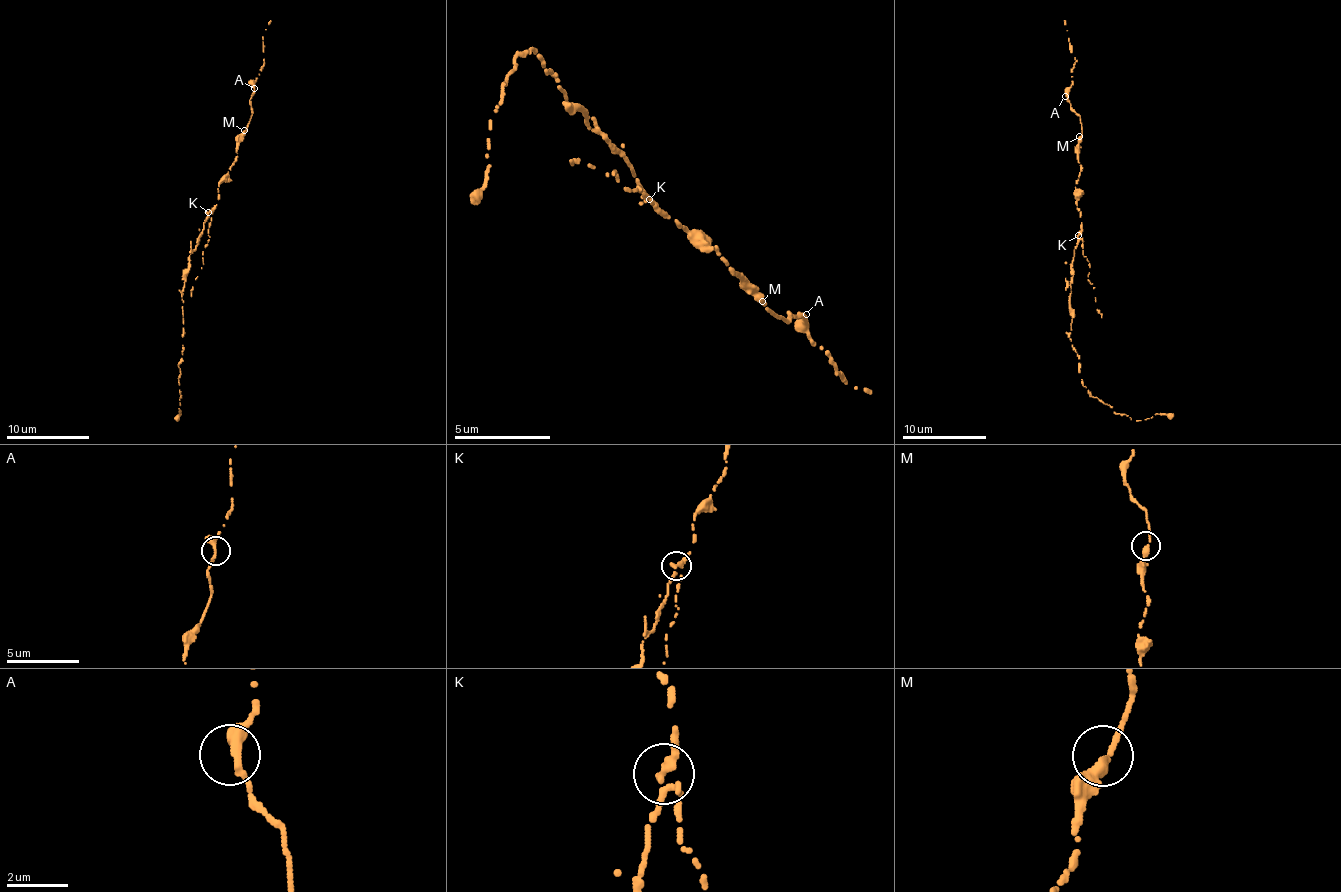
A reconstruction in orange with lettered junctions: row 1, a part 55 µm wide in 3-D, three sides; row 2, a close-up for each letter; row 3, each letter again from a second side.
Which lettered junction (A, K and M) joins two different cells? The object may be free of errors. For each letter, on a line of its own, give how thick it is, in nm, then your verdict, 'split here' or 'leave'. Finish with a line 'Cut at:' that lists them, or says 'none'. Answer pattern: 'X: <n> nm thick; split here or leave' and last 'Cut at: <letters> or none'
A: 240 nm thick; leave
K: 240 nm thick; split here
M: 280 nm thick; leave
Cut at: K

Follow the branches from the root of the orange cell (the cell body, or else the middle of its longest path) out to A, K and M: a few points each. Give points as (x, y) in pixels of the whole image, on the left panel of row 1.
A: (203, 232), (208, 211), (219, 199), (218, 183), (236, 161), (237, 135), (246, 129), (250, 120), (254, 88)
K: (203, 232), (208, 212)
M: (203, 232), (208, 211), (219, 199), (218, 183), (236, 161), (237, 135), (244, 130)

